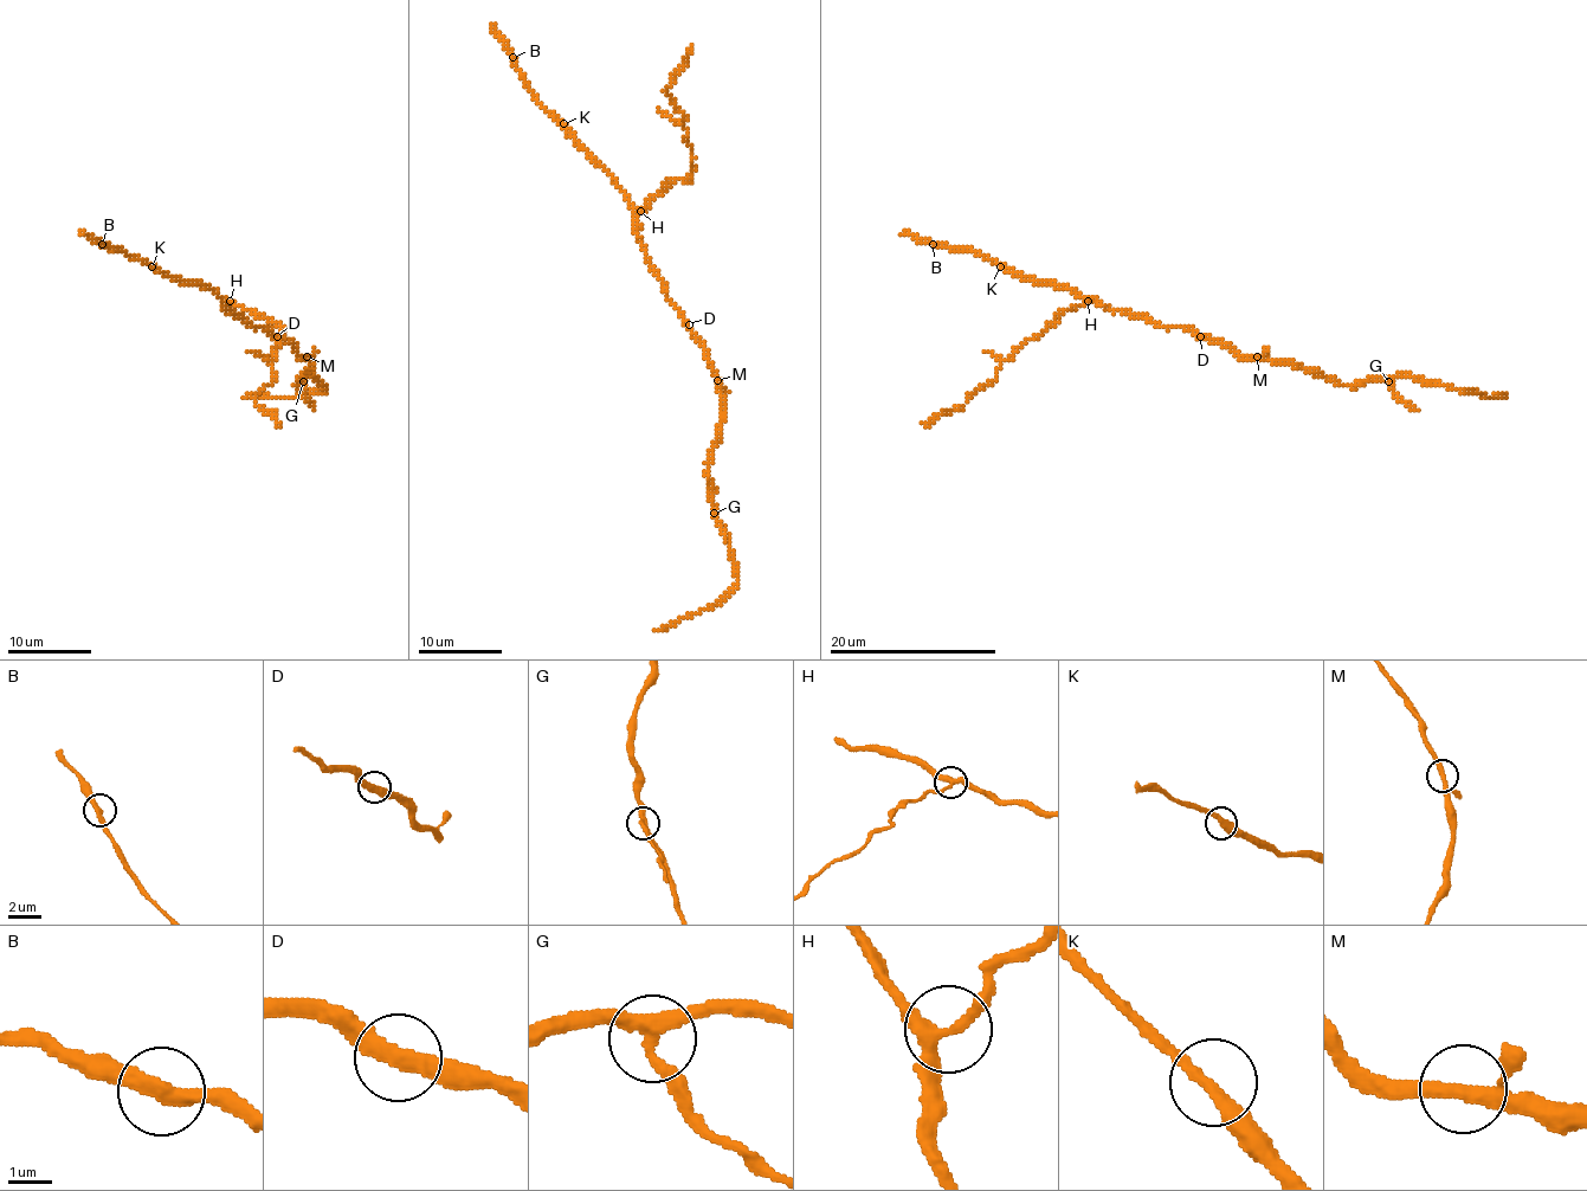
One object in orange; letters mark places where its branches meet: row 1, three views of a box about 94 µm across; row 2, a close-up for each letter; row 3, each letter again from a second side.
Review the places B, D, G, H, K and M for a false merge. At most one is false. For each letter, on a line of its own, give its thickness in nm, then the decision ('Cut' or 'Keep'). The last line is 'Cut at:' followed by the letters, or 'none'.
B: Thickness 360 nm. Keep
D: Thickness 320 nm. Keep
G: Thickness 280 nm. Cut
H: Thickness 260 nm. Keep
K: Thickness 360 nm. Keep
M: Thickness 260 nm. Keep
Cut at: G

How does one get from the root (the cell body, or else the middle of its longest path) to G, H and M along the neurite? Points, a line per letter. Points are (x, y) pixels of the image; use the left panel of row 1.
G: (273, 334), (285, 338), (310, 364), (301, 378), (302, 382)
H: (273, 334), (266, 328), (255, 328), (230, 310), (230, 301)
M: (273, 334), (285, 338), (307, 356)

